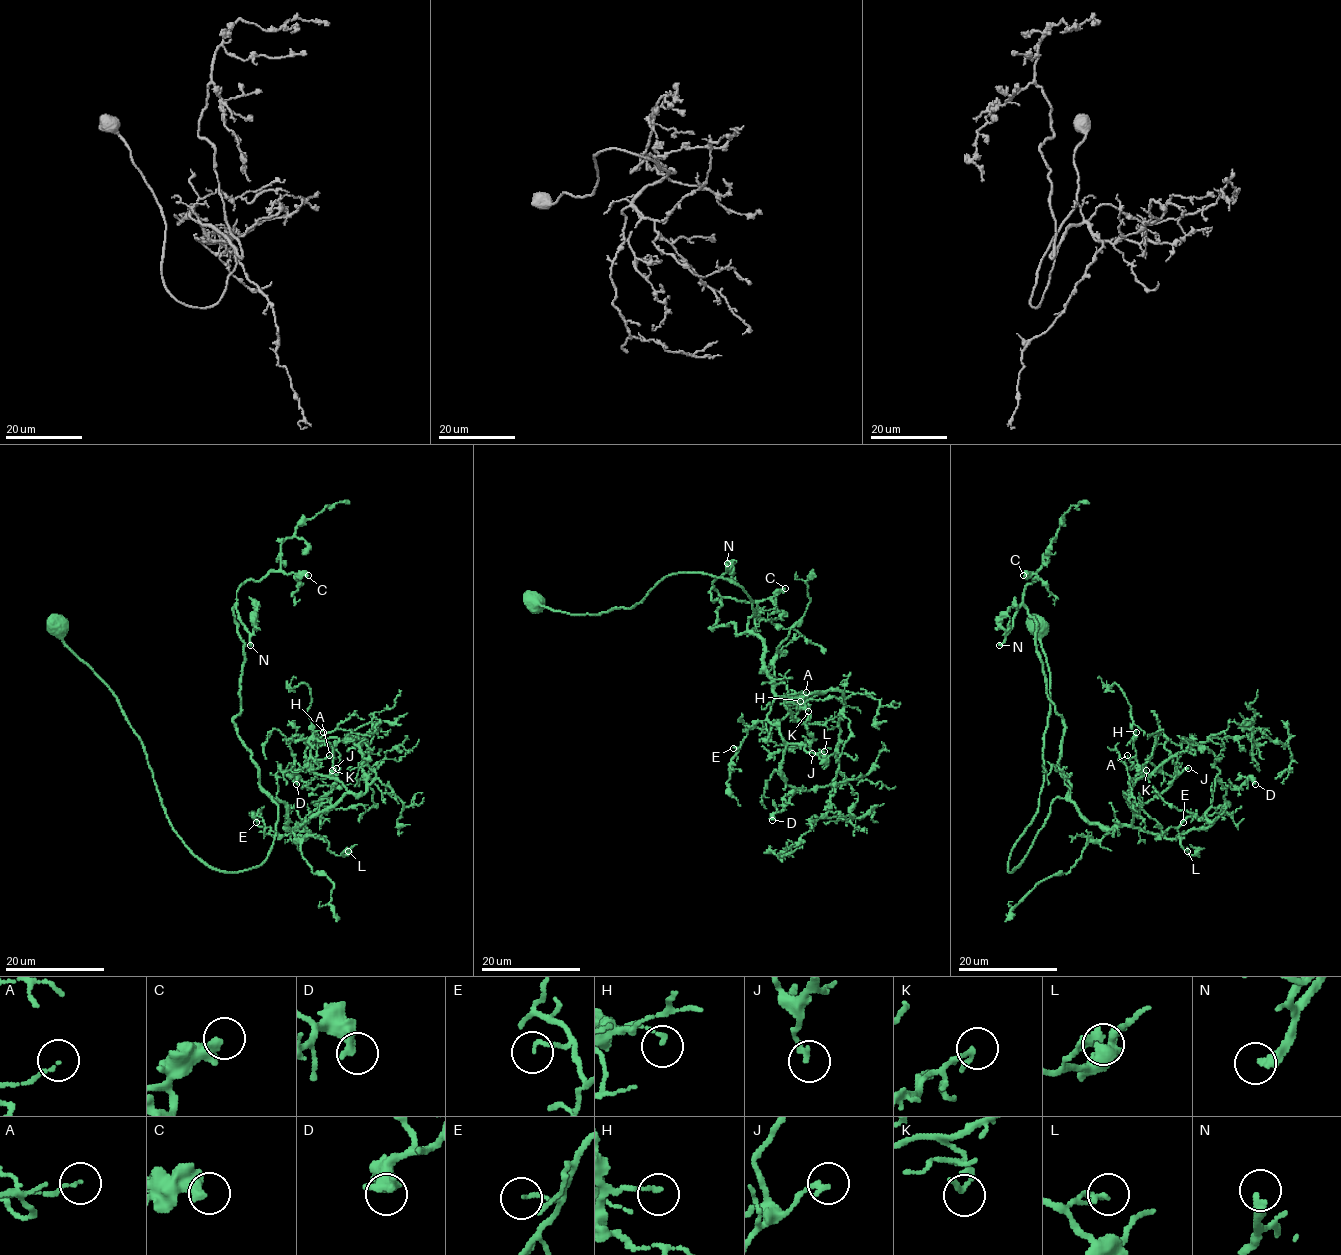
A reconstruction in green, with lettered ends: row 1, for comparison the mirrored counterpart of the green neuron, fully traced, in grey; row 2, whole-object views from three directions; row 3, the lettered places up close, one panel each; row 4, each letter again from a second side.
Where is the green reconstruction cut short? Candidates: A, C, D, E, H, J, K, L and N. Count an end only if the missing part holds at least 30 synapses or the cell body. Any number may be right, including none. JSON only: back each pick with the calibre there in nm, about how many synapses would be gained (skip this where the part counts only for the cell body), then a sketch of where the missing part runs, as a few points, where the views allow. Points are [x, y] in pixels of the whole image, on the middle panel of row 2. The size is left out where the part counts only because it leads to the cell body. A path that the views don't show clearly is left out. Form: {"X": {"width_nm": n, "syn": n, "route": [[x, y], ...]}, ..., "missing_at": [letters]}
{"N": {"width_nm": 320, "syn": 50, "route": [[727, 563], [728, 548], [746, 538], [760, 549], [743, 553]]}, "missing_at": ["N"]}

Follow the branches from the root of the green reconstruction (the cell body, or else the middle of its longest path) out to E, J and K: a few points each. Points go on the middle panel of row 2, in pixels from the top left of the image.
E: (534, 601), (600, 614), (672, 574), (735, 582), (774, 702), (733, 748)
J: (534, 601), (600, 614), (672, 574), (735, 582), (812, 753)
K: (534, 601), (600, 614), (672, 574), (730, 579), (753, 601), (772, 691), (823, 693), (808, 711)

